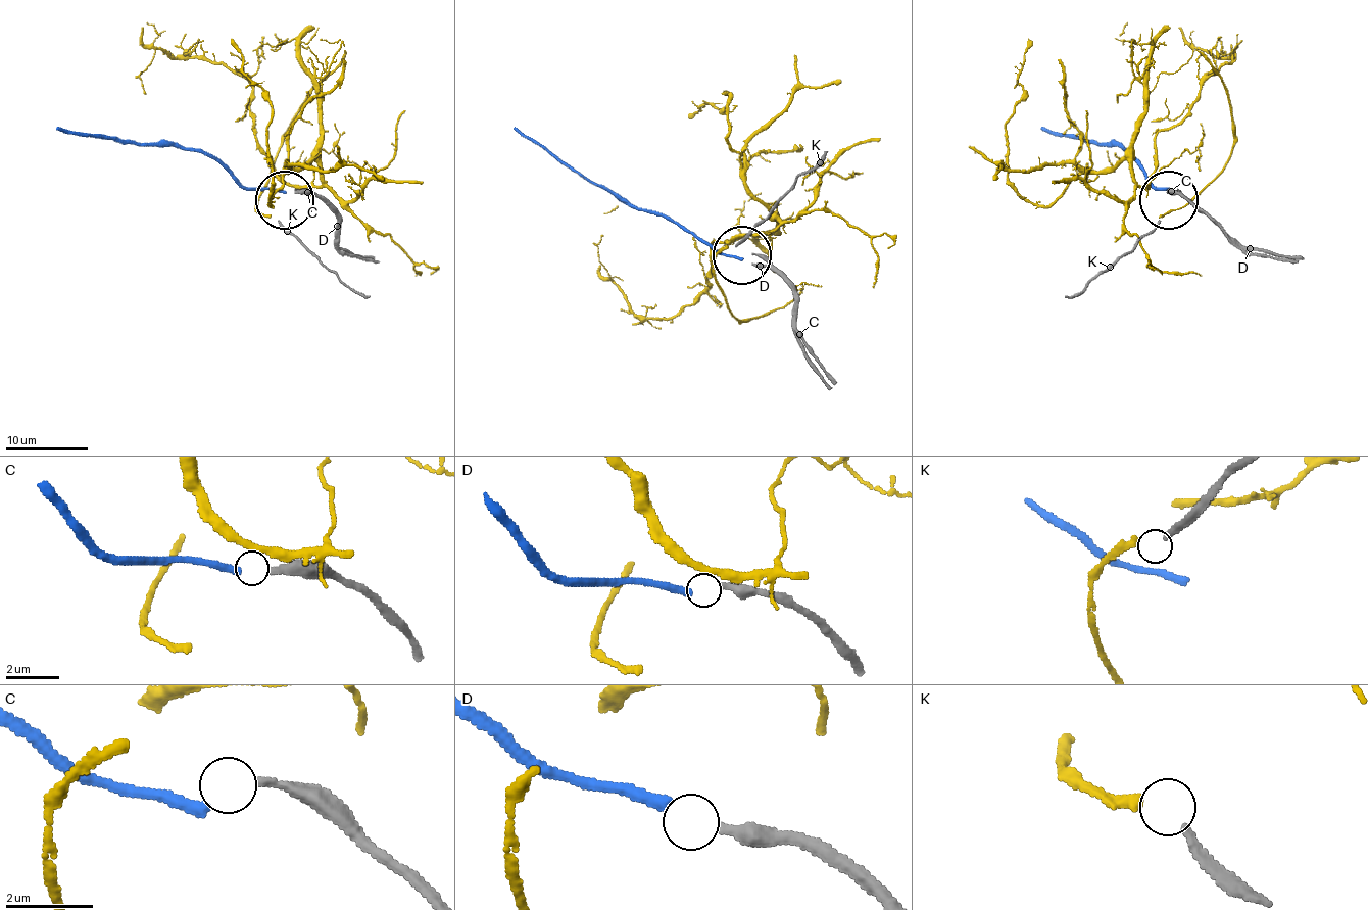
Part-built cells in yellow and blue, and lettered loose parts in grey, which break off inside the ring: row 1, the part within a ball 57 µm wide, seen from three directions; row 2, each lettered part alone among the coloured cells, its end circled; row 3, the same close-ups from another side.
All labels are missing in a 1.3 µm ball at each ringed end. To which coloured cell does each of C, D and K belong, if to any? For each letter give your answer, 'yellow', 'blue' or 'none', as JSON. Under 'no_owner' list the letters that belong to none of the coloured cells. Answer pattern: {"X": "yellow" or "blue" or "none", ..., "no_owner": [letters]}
{"C": "none", "D": "blue", "K": "yellow", "no_owner": ["C"]}

